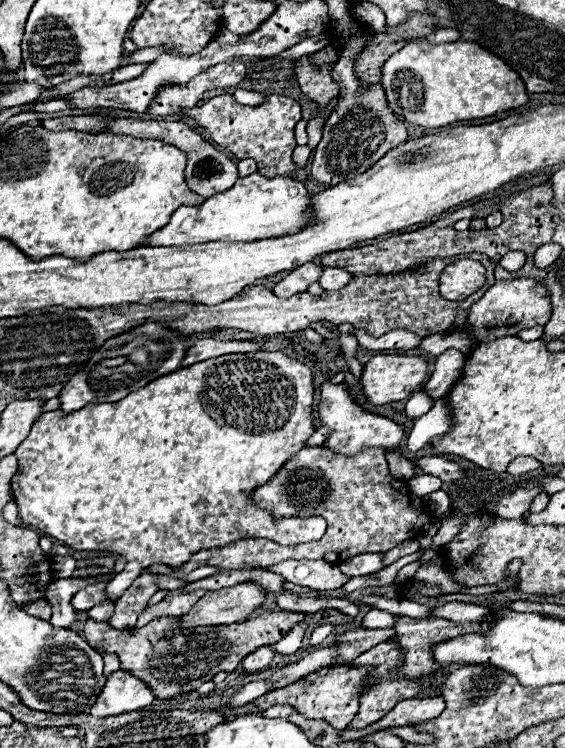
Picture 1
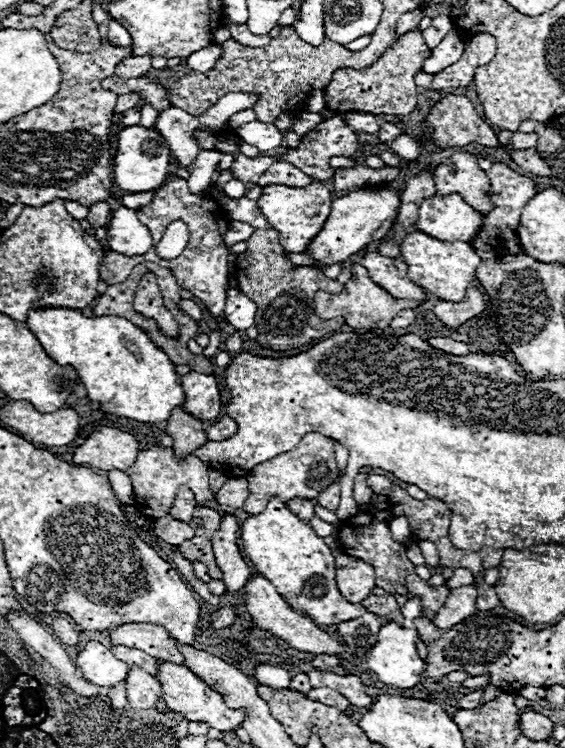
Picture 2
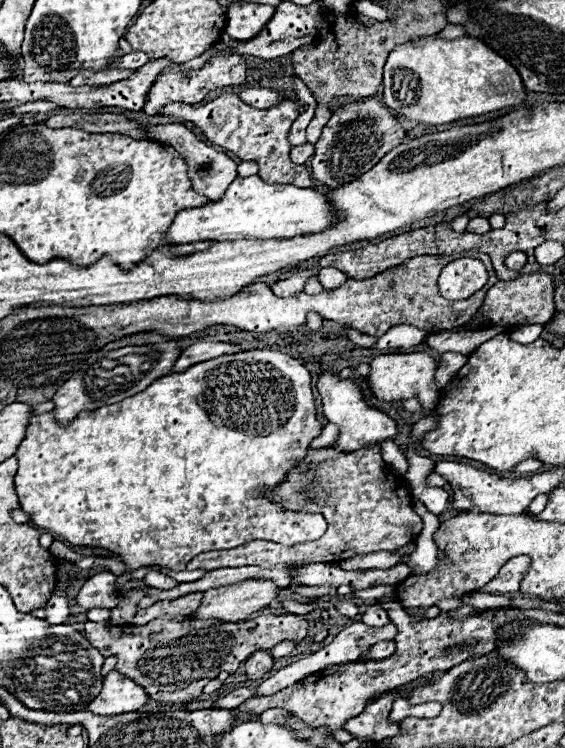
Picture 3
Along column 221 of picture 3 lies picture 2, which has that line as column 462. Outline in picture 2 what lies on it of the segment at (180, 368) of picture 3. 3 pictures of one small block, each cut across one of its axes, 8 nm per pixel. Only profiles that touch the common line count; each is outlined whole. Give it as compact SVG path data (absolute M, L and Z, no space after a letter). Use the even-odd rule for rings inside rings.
M442 336L428 338L428 344L434 346L434 348L438 348L438 350L442 350L442 352L454 354L454 356L466 356L466 354L470 354L470 350L468 350L468 346L464 342L456 342L452 338L442 338Z

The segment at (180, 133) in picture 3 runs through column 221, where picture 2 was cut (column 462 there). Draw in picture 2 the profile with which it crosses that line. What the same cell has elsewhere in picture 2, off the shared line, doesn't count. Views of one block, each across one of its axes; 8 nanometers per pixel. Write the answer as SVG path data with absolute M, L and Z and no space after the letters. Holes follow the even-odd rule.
M454 152L434 172L436 192L454 194L458 192L478 212L490 212L492 202L488 200L490 180L478 166L478 158L466 152Z

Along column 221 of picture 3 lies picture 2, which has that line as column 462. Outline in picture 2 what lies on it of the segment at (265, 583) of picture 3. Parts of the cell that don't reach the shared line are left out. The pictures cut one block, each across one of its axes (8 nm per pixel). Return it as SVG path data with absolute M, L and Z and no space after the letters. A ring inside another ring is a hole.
M462 586L450 590L444 606L432 618L432 624L440 630L450 630L452 626L460 624L464 618L476 612L476 586Z

